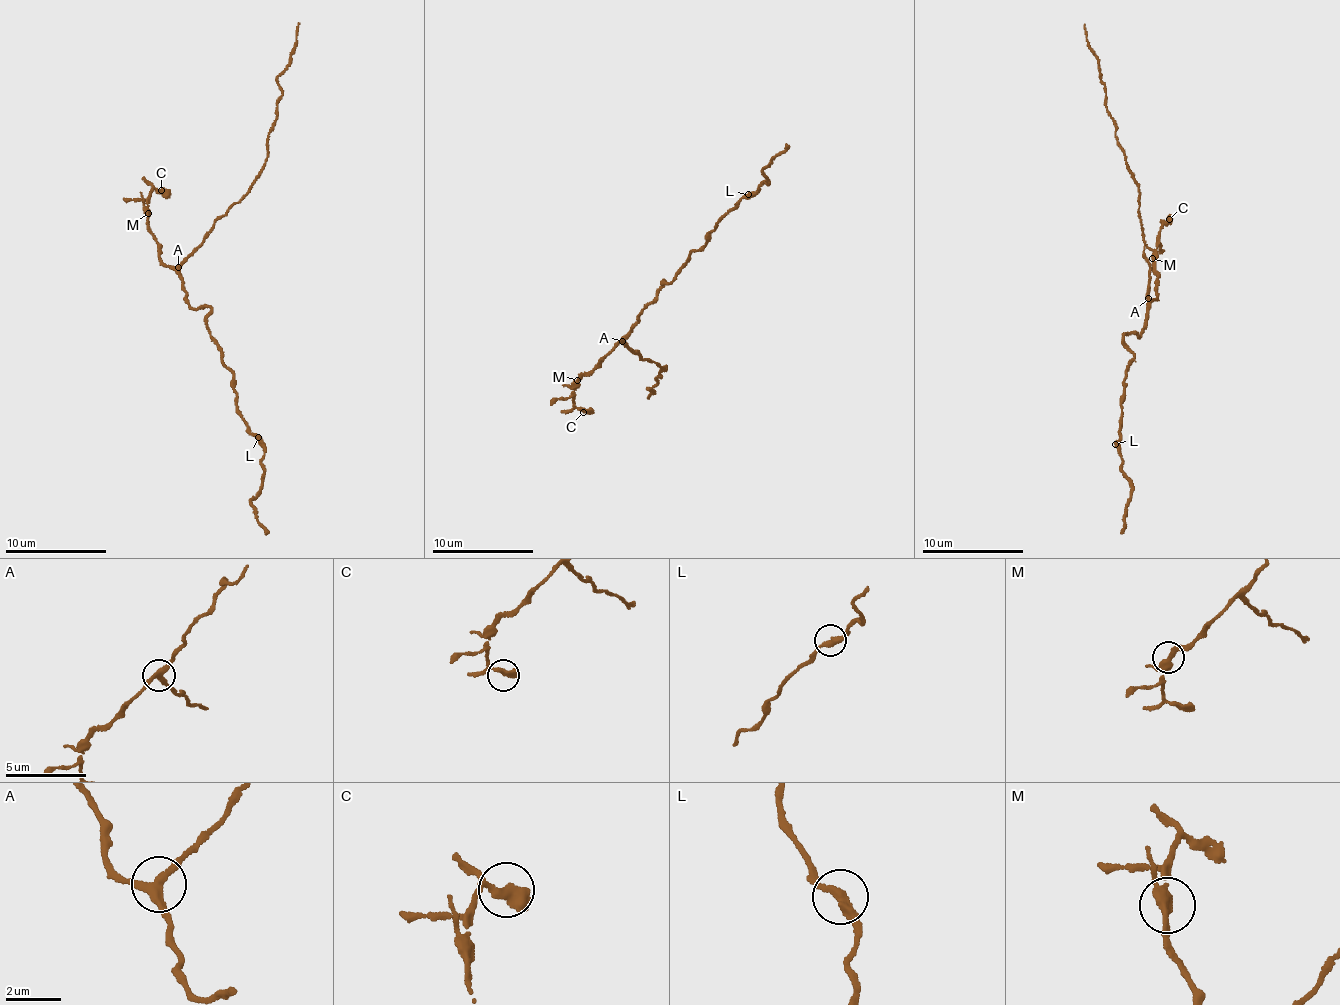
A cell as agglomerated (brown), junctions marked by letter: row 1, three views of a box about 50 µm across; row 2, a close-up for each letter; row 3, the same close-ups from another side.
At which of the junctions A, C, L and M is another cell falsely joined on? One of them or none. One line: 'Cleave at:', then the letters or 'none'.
Cleave at: A

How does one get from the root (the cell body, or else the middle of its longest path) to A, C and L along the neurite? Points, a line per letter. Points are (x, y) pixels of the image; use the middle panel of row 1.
A: (640, 314), (622, 340)
C: (640, 314), (626, 338), (603, 356), (594, 370), (578, 379), (572, 398), (583, 412)
L: (640, 314), (654, 299), (664, 281), (673, 280), (681, 270), (691, 250), (704, 244), (727, 210), (748, 194)

